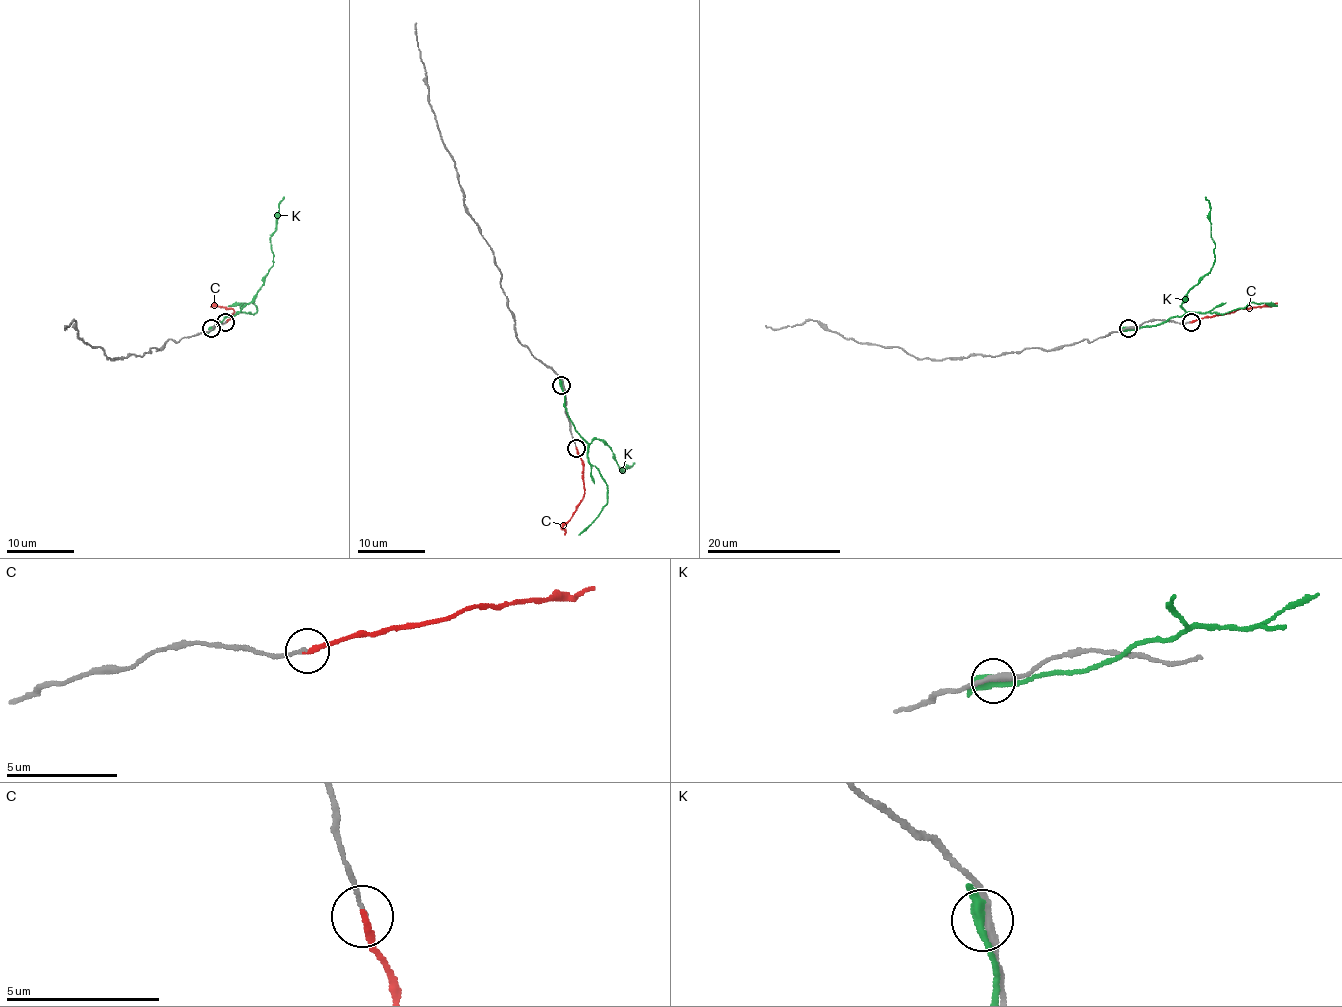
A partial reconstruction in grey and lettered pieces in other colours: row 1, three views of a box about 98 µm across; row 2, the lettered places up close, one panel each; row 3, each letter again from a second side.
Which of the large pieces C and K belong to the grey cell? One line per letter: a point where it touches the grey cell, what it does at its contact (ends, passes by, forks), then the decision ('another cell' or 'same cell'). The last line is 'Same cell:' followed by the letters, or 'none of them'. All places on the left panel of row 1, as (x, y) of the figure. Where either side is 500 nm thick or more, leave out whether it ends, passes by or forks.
C: (225, 322) | it ends | same cell
K: (211, 328) | it passes by | another cell
Same cell: C

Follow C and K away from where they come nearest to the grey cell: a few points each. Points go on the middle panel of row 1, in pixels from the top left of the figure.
C: (576, 448), (583, 465), (585, 495), (563, 527), (564, 534)
K: (561, 385), (568, 417), (576, 430), (590, 443), (600, 438), (611, 450), (621, 472), (621, 469), (635, 462)

